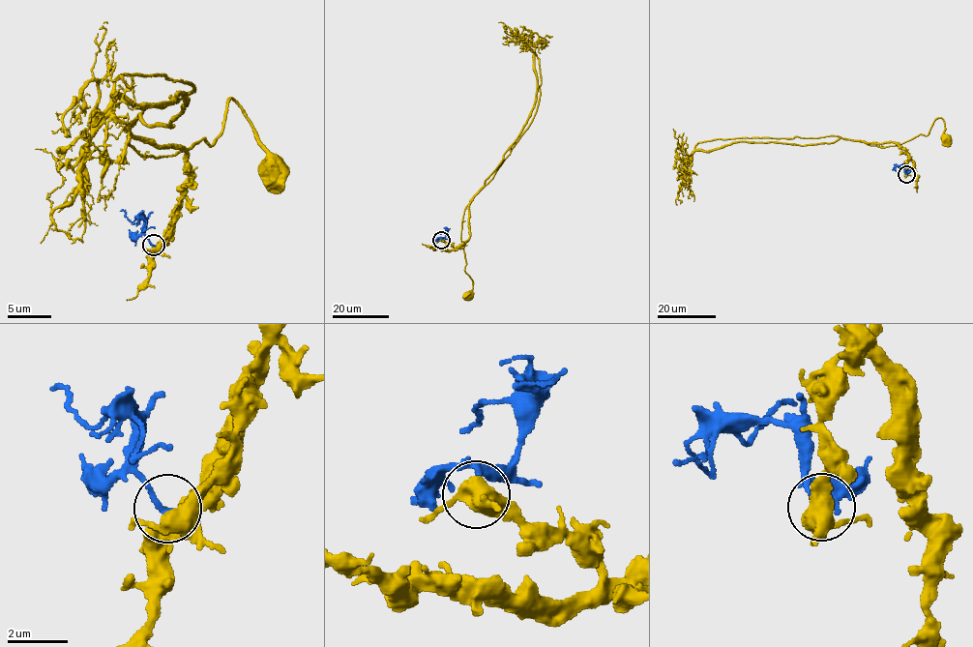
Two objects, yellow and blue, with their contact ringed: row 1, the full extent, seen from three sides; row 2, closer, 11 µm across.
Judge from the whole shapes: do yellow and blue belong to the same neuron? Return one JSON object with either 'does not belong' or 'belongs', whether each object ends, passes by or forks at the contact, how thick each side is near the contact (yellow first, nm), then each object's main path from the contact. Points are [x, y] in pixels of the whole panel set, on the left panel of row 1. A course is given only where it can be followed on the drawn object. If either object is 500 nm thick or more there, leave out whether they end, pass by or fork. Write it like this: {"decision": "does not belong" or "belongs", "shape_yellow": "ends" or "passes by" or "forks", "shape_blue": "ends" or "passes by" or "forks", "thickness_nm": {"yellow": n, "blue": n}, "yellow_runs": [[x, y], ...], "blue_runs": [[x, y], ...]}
{"decision": "does not belong", "shape_yellow": "forks", "shape_blue": "ends", "thickness_nm": {"yellow": 440, "blue": 180}, "yellow_runs": [[155, 245], [191, 177], [182, 149], [132, 138], [147, 158], [211, 146], [234, 100], [271, 171]], "blue_runs": [[153, 245], [146, 238], [147, 220], [140, 218], [132, 222], [121, 211]]}

